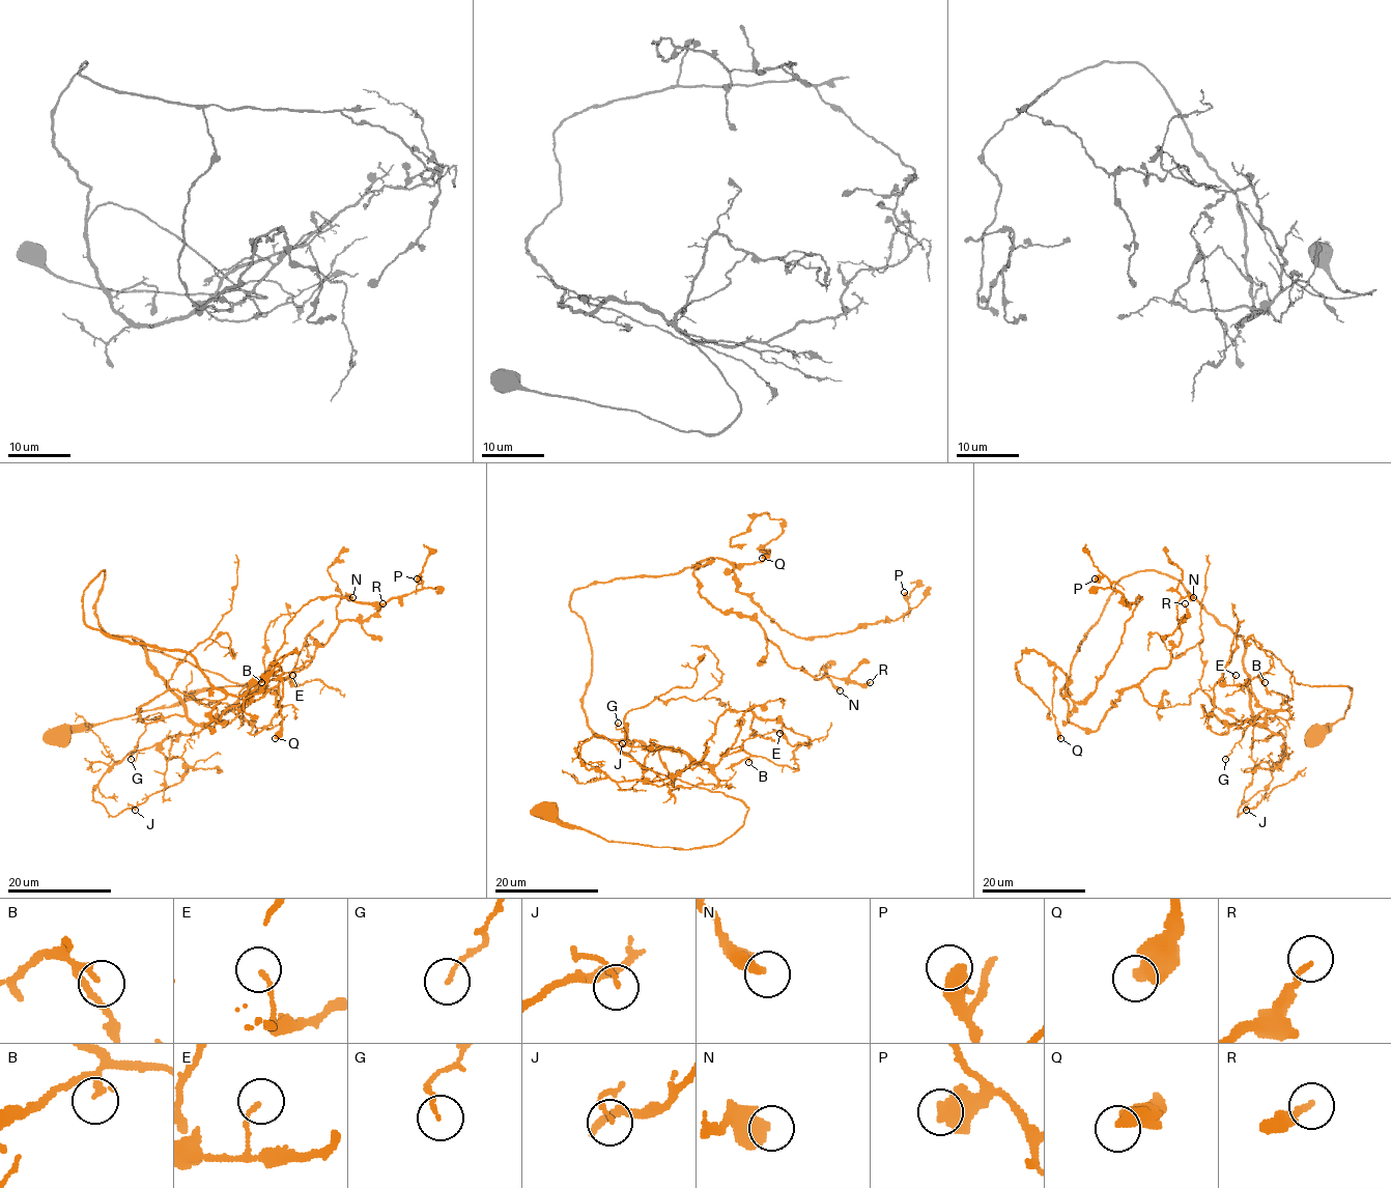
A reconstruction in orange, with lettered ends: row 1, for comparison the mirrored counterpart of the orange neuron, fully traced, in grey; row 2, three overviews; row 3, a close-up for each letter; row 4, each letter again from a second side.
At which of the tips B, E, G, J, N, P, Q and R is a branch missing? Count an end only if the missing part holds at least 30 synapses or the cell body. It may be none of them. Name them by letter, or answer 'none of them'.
none of them

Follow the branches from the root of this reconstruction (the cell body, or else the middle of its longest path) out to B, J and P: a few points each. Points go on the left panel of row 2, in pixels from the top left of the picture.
B: (62, 738), (217, 687), (261, 686), (134, 639), (197, 724), (214, 723), (261, 682)
J: (62, 738), (217, 687), (261, 686), (134, 639), (202, 728), (130, 751), (93, 790), (113, 816), (135, 810)
P: (62, 738), (261, 686), (110, 637), (103, 571), (89, 627), (247, 702), (305, 604), (417, 578)

